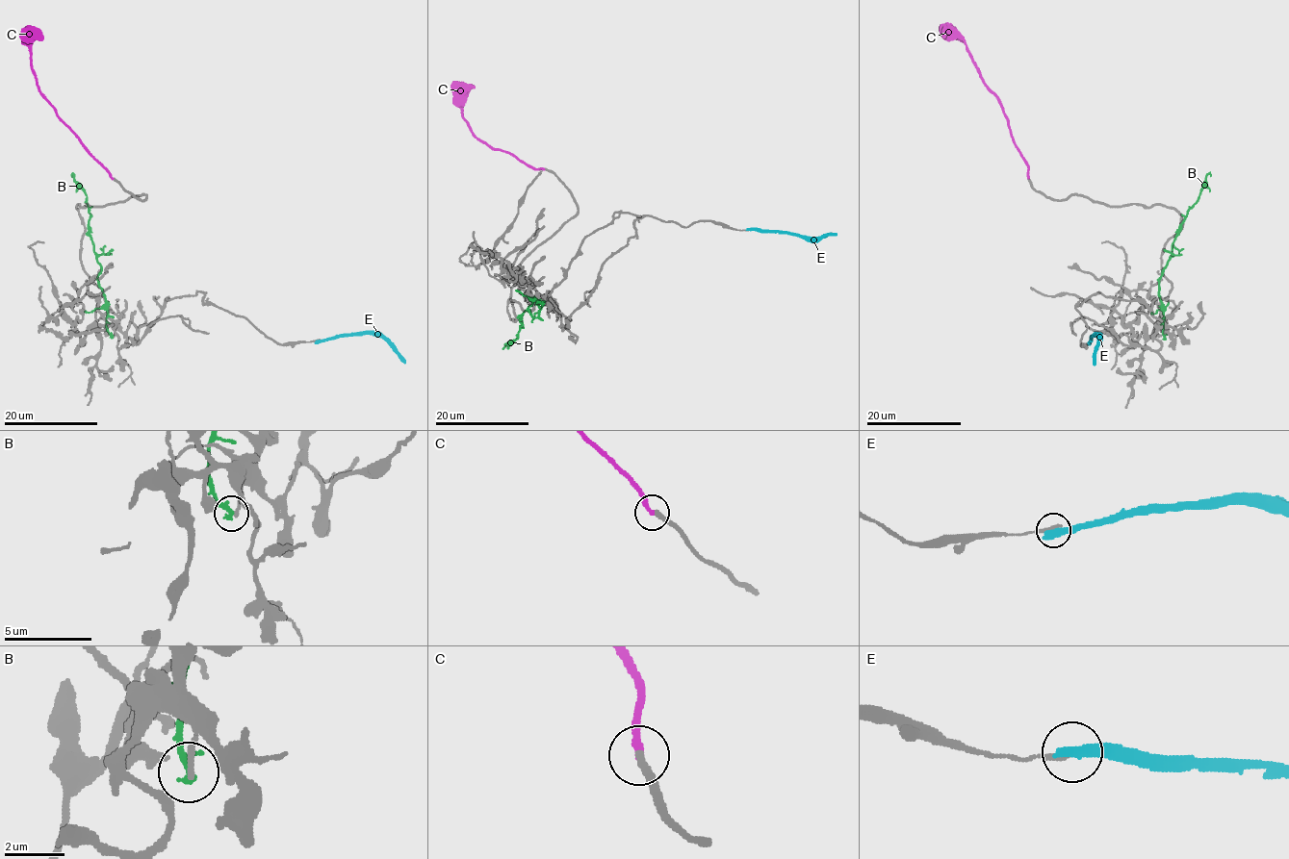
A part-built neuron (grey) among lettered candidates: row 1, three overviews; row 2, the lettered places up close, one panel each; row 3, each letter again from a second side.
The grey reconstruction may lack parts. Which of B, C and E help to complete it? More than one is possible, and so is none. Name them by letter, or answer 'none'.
C

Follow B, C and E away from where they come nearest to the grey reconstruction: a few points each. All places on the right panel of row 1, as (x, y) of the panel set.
B: (1165, 338), (1159, 279), (1179, 225), (1198, 199), (1206, 174), (1211, 174)
C: (1028, 178), (1028, 165), (1013, 141), (1000, 100), (986, 85), (964, 42), (949, 29), (940, 27)
E: (1089, 342), (1094, 336), (1097, 337), (1094, 366)

